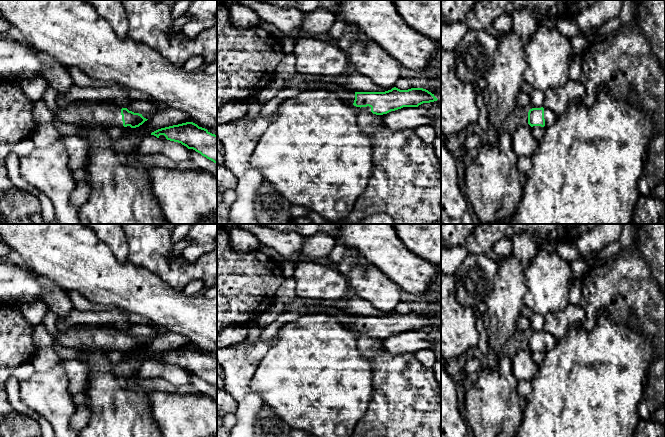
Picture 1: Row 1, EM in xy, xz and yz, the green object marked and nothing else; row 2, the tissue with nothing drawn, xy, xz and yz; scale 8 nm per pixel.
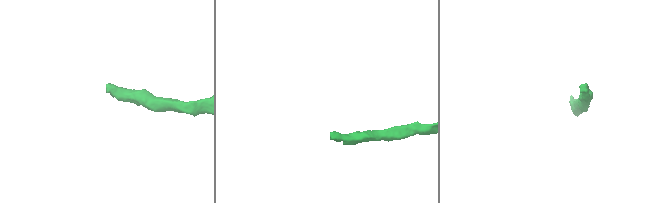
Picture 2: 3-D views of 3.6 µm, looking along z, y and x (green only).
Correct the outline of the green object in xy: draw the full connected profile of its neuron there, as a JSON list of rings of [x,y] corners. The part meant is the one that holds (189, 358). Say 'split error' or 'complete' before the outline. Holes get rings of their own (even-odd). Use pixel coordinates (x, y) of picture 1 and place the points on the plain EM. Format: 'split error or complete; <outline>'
complete; [[[193,346],[161,352],[151,359],[157,362],[164,359],[167,364],[181,367],[217,388],[217,359]]]

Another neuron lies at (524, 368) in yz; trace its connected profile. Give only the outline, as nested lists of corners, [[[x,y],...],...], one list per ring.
[[[528,347],[515,351],[512,356],[512,368],[518,381],[532,379],[538,365],[533,361],[532,351]]]

